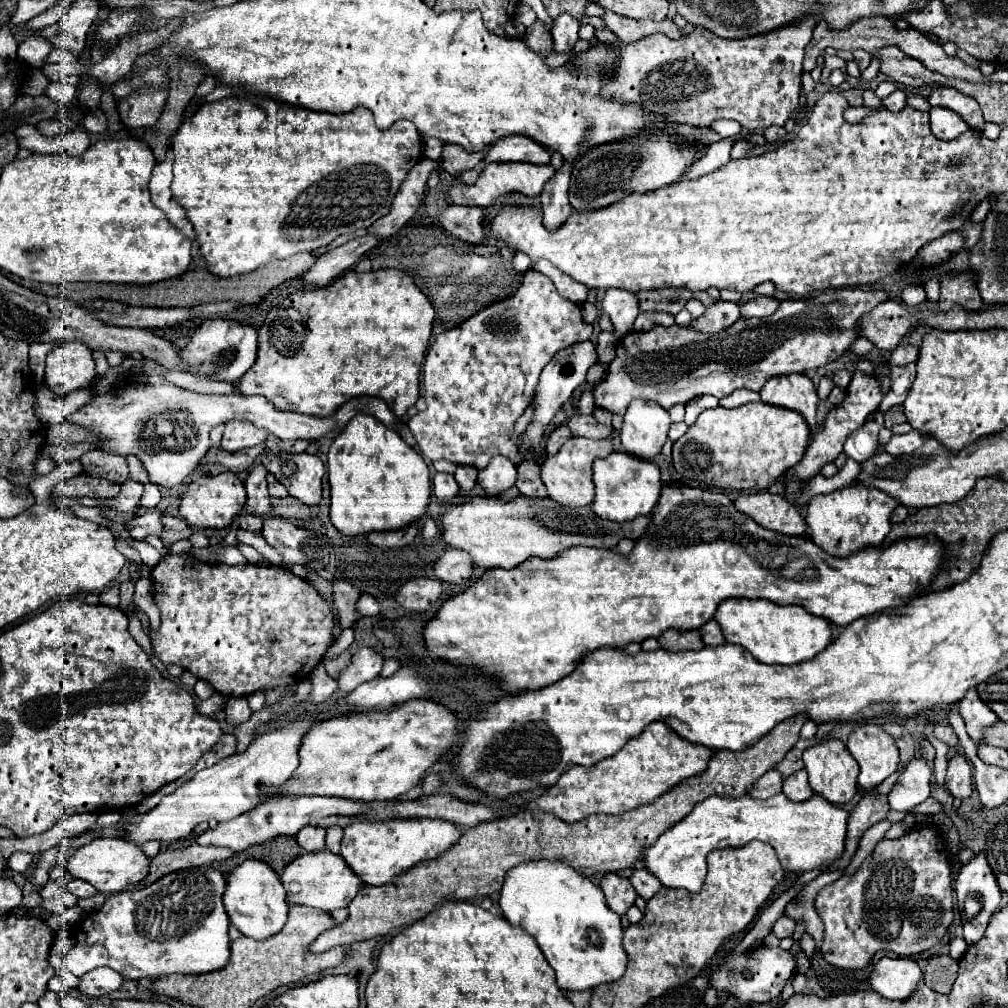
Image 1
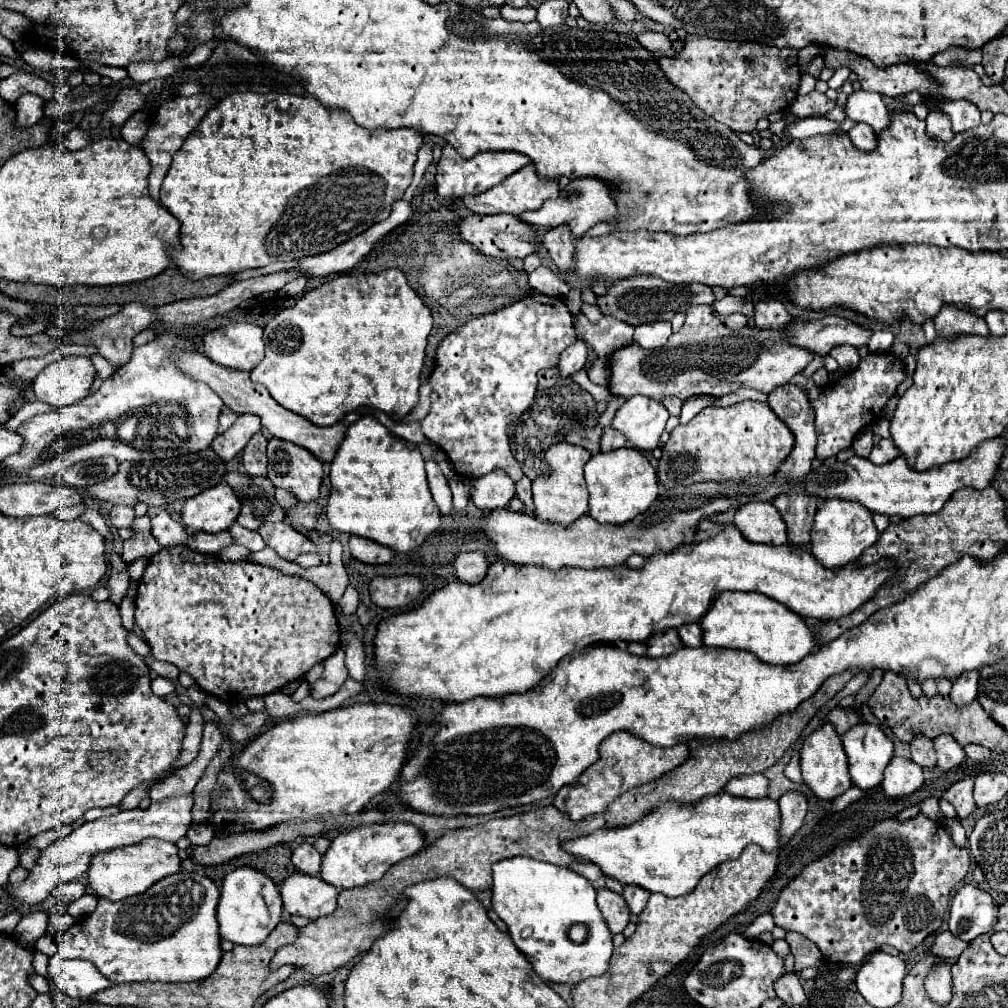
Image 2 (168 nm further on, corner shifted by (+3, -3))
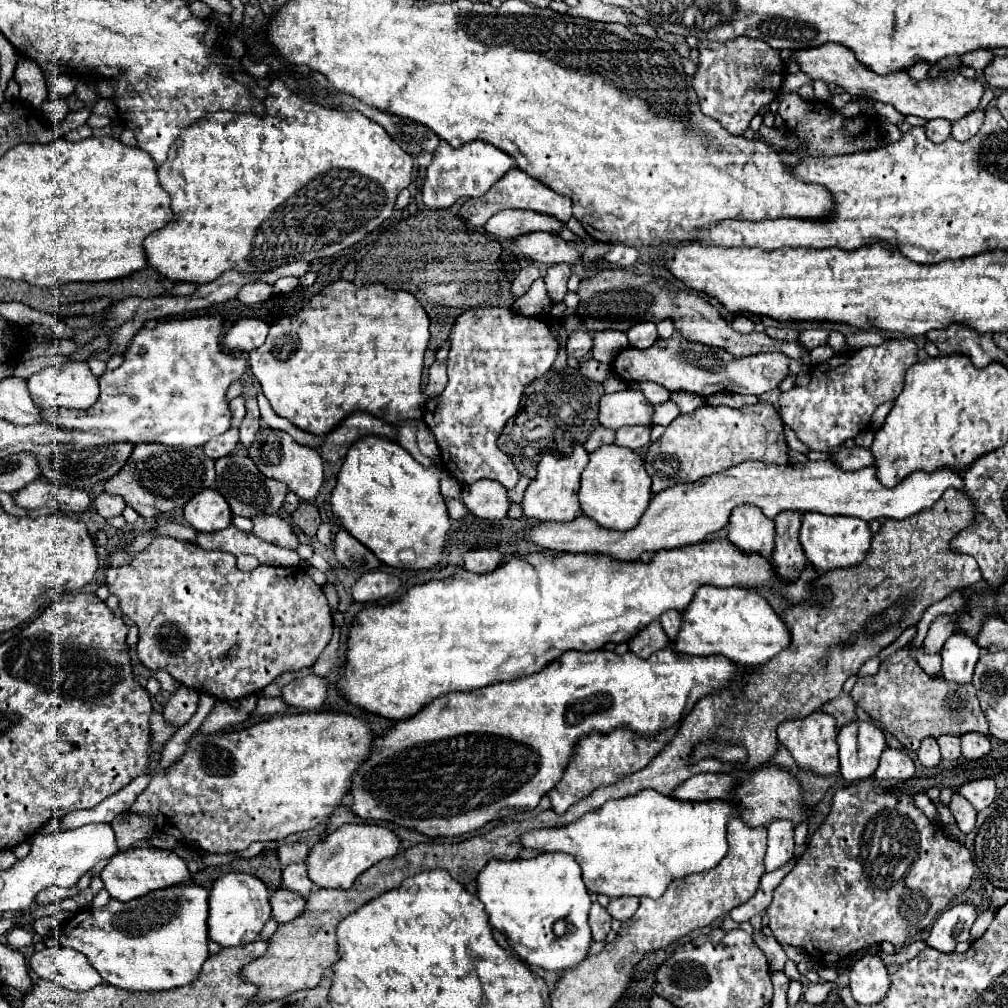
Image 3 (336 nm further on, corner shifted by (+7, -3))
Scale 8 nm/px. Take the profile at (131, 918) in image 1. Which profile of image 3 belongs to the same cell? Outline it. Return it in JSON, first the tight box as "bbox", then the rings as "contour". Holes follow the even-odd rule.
{"bbox":[58,883,208,991],"contour":[[[182,883],[152,891],[144,897],[120,903],[110,899],[102,909],[86,909],[76,913],[58,933],[64,947],[84,953],[102,979],[114,987],[128,991],[168,991],[192,983],[208,959],[208,891],[196,883]]]}

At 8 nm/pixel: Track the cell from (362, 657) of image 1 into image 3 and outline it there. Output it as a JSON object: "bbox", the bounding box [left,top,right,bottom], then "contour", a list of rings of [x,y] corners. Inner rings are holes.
{"bbox":[282,675,328,711],"contour":[[[306,675],[302,679],[296,679],[288,683],[282,689],[282,699],[292,705],[306,711],[318,711],[328,695],[328,679],[318,675]]]}

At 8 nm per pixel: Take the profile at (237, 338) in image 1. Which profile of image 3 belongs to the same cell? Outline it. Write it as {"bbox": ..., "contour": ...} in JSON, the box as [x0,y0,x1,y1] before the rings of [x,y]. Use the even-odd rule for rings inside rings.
{"bbox":[222,319,268,355],"contour":[[[240,319],[224,335],[222,347],[228,353],[246,355],[252,349],[258,349],[268,335],[268,323],[260,319]]]}

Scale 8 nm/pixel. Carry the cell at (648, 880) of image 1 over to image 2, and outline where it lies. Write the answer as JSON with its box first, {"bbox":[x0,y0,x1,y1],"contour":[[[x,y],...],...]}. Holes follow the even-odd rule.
{"bbox":[622,885,650,915],"contour":[[[628,885],[628,887],[624,887],[622,897],[624,897],[624,901],[626,901],[626,905],[628,905],[630,913],[638,915],[638,913],[642,913],[644,903],[648,901],[650,893],[648,893],[648,891],[644,891],[644,889],[636,889],[636,885]]]}

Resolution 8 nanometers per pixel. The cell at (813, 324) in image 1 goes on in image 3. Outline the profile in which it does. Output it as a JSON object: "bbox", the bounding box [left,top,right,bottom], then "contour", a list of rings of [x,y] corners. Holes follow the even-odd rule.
{"bbox":[612,333,788,397],"contour":[[[674,333],[670,339],[662,339],[660,345],[648,349],[626,347],[612,365],[612,373],[624,381],[654,381],[662,383],[668,391],[692,391],[700,397],[710,397],[720,391],[736,391],[762,395],[776,389],[788,375],[788,357],[784,353],[758,353],[748,357],[732,357],[724,349],[712,349],[700,343],[684,341]]]}

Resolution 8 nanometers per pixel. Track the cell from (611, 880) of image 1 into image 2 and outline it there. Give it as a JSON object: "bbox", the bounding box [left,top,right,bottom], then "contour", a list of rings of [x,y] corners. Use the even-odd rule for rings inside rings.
{"bbox":[598,889,630,933],"contour":[[[598,889],[598,909],[602,911],[602,917],[610,929],[610,933],[622,933],[622,929],[628,925],[628,919],[630,919],[630,913],[628,913],[628,907],[624,905],[624,899],[610,891],[610,889]]]}

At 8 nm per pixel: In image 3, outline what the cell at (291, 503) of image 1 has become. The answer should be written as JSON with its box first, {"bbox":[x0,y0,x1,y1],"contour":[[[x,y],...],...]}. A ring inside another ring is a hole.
{"bbox":[291,503,320,537],"contour":[[[300,503],[291,514],[293,525],[299,527],[307,536],[313,537],[320,527],[320,513],[312,503]]]}

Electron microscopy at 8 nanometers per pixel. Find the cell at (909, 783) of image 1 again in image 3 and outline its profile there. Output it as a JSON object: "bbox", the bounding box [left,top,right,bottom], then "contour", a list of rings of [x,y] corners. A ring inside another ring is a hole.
{"bbox":[874,749,914,781],"contour":[[[886,749],[880,757],[880,767],[876,769],[874,779],[878,779],[878,781],[888,781],[888,779],[904,781],[910,777],[914,777],[914,761],[898,749]]]}

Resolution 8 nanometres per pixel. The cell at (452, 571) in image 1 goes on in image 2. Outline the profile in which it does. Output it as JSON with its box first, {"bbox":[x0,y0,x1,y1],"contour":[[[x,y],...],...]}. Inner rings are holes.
{"bbox":[454,553,490,583],"contour":[[[460,553],[454,563],[456,577],[464,583],[480,583],[488,573],[490,561],[484,553]]]}

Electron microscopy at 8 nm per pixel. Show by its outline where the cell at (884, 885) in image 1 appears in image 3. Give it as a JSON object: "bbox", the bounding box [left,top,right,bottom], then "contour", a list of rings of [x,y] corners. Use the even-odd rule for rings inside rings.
{"bbox":[766,779,974,963],"contour":[[[872,779],[858,781],[854,785],[838,789],[834,793],[832,811],[824,819],[820,829],[812,835],[806,853],[800,857],[796,867],[782,879],[782,883],[774,889],[774,899],[770,903],[770,907],[766,909],[766,915],[770,919],[768,927],[770,927],[772,935],[778,939],[778,943],[788,943],[788,945],[802,947],[812,957],[816,957],[818,961],[824,961],[824,963],[836,963],[842,957],[846,957],[850,953],[856,953],[856,951],[860,951],[864,947],[870,947],[874,943],[878,945],[878,943],[888,941],[892,945],[896,945],[896,947],[902,947],[908,941],[912,941],[914,935],[918,935],[920,931],[926,931],[936,921],[936,917],[948,907],[948,903],[968,889],[968,885],[972,881],[972,875],[974,875],[974,865],[972,865],[970,851],[962,843],[958,843],[956,839],[950,839],[940,825],[932,823],[920,809],[916,809],[912,797],[908,797],[908,795],[894,795],[894,793],[882,793],[882,789],[876,787]]]}

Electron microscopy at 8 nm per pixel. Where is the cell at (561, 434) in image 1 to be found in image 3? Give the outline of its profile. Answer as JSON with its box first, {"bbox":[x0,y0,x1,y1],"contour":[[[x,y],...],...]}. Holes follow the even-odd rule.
{"bbox":[584,427,614,453],"contour":[[[598,427],[592,435],[590,435],[590,439],[584,443],[584,449],[588,451],[588,453],[592,453],[594,449],[598,449],[600,445],[604,445],[604,443],[612,443],[614,441],[614,431],[610,431],[610,429],[606,429],[606,427]]]}

